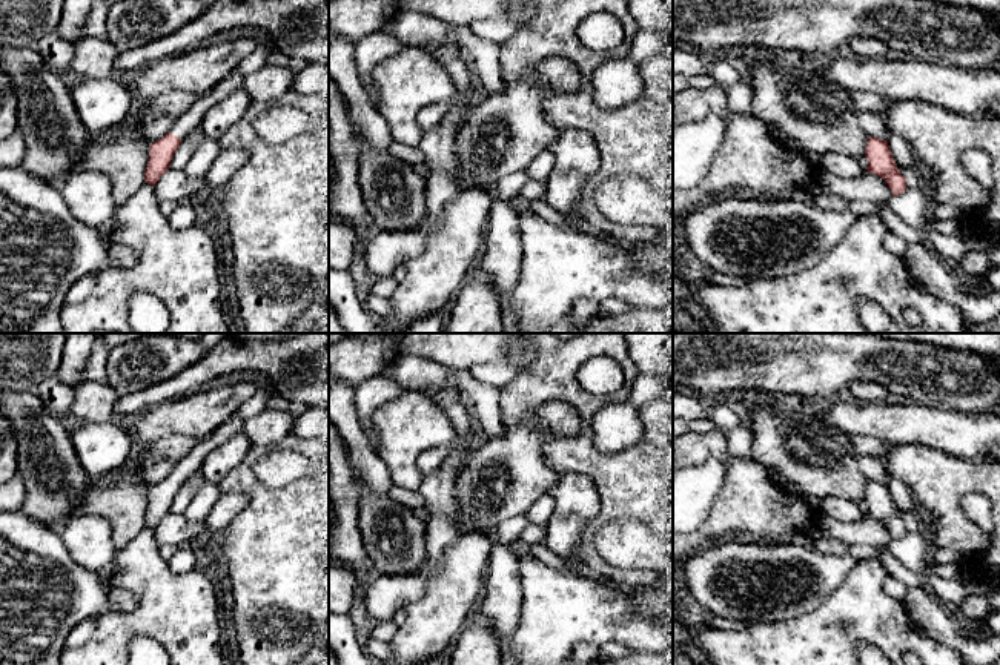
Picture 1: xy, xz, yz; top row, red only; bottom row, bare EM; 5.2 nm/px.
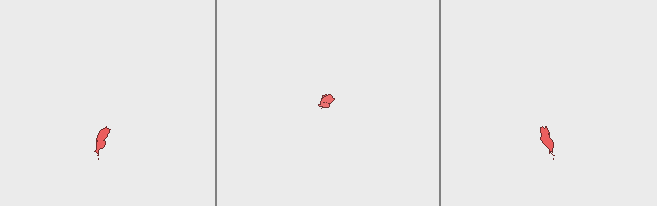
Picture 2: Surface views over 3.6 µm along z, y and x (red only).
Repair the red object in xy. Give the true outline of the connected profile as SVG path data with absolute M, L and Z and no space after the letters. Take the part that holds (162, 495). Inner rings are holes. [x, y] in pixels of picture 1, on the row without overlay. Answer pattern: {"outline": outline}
{"outline": "M235 413L209 436L198 439L197 445L178 461L174 471L161 482L149 488L149 501L144 513L144 527L155 530L160 521L169 513L171 504L181 484L203 465L210 450L244 430L244 419Z"}

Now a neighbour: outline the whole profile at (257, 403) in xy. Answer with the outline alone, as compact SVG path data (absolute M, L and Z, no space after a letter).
M257 390L240 409L238 415L247 421L252 416L261 413L264 409L267 409L267 399L269 395L264 390Z

